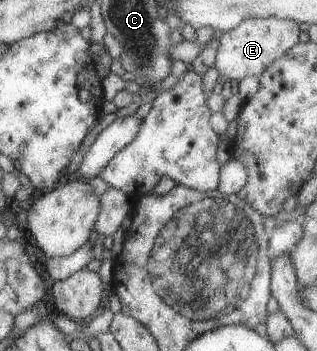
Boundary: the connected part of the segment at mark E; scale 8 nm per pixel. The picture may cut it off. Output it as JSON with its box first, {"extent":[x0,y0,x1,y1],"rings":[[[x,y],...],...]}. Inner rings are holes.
{"extent":[215,17,298,80],"rings":[[[248,17],[242,19],[230,30],[219,33],[219,44],[215,52],[215,69],[228,80],[242,80],[244,77],[258,76],[271,62],[282,56],[294,43],[298,42],[298,23],[290,19],[279,19],[276,17]]]}

